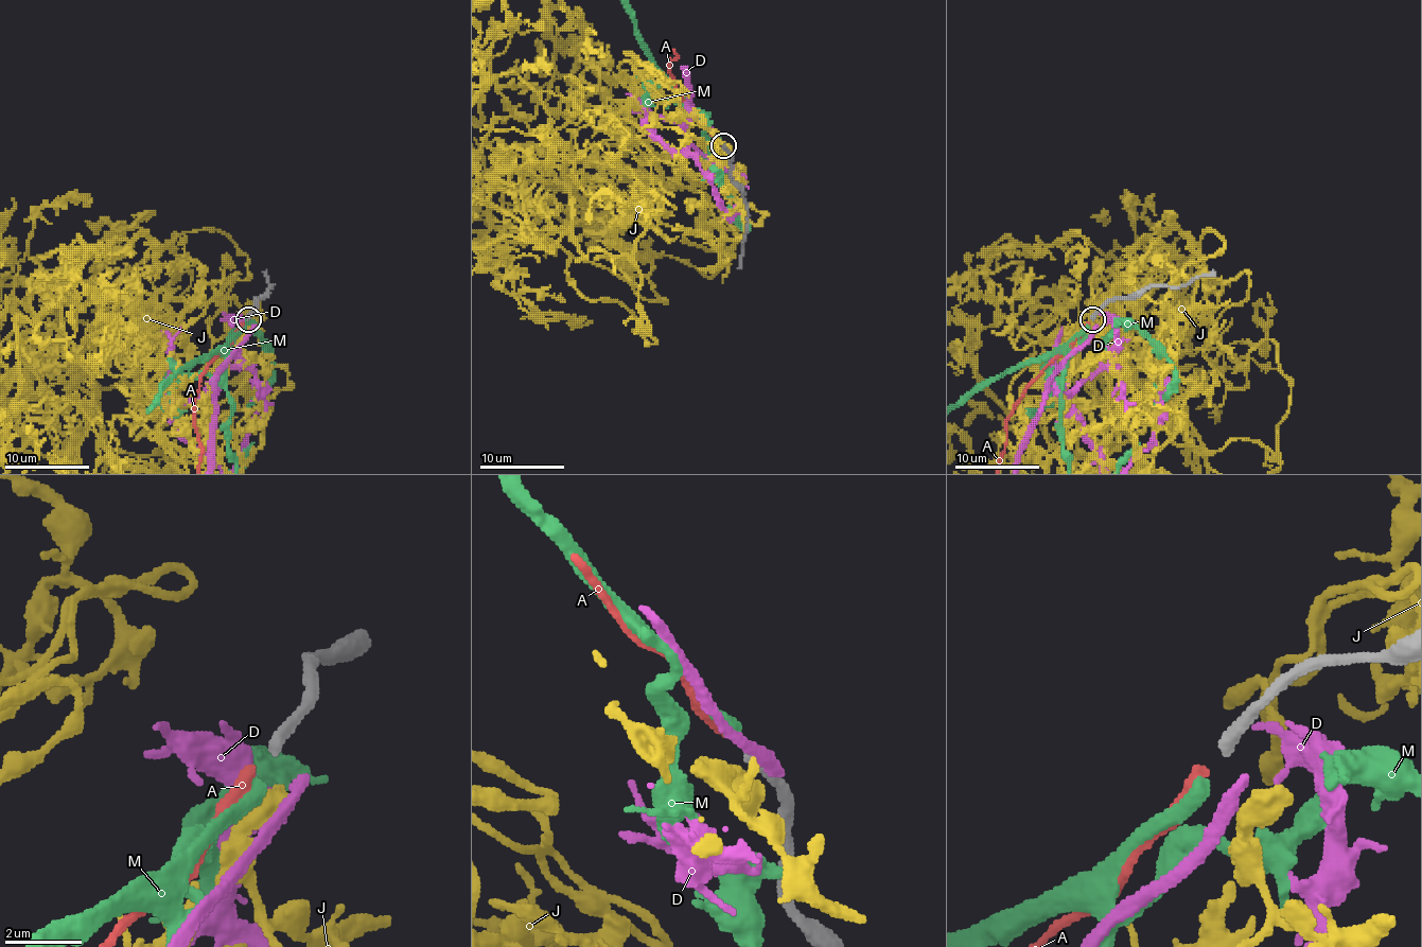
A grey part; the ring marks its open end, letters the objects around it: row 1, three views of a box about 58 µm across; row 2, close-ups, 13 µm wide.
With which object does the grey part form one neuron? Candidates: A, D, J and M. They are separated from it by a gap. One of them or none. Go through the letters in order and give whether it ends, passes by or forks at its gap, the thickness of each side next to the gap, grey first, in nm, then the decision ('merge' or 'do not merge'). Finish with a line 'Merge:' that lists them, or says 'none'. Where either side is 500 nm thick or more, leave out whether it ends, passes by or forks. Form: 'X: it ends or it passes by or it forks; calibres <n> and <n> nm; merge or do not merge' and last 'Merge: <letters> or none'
A: it ends; calibres 320 and 360 nm; do not merge
D: it ends; calibres 320 and 360 nm; do not merge
J: calibres 320 and 650 nm; do not merge
M: it ends; calibres 320 and 400 nm; merge
Merge: M

